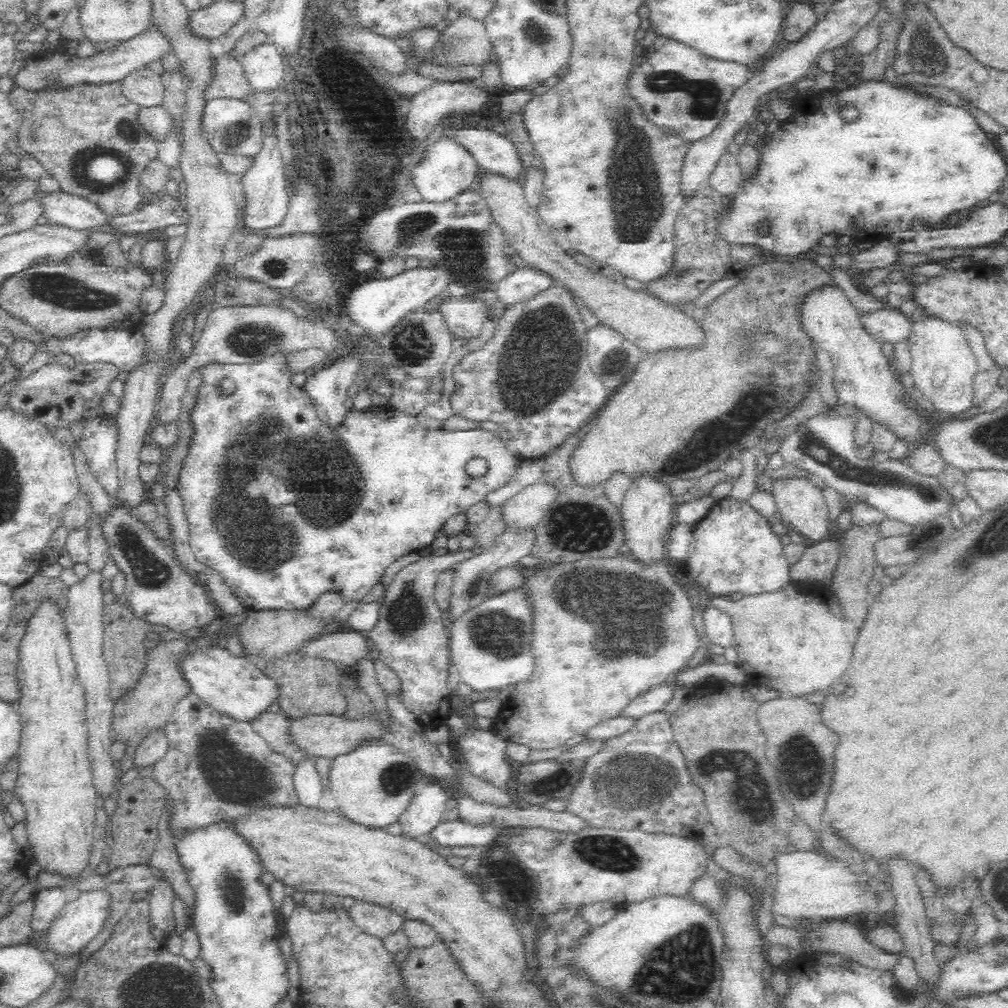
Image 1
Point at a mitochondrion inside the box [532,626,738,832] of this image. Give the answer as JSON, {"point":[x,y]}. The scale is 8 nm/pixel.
{"point":[639,782]}

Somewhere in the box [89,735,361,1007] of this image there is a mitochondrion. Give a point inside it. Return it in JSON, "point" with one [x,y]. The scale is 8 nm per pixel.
{"point":[233,893]}

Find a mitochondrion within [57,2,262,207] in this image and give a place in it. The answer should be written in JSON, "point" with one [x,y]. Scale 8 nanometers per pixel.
{"point":[99,169]}

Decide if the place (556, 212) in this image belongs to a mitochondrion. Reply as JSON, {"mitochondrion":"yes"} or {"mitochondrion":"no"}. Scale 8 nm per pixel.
{"mitochondrion":"no"}

